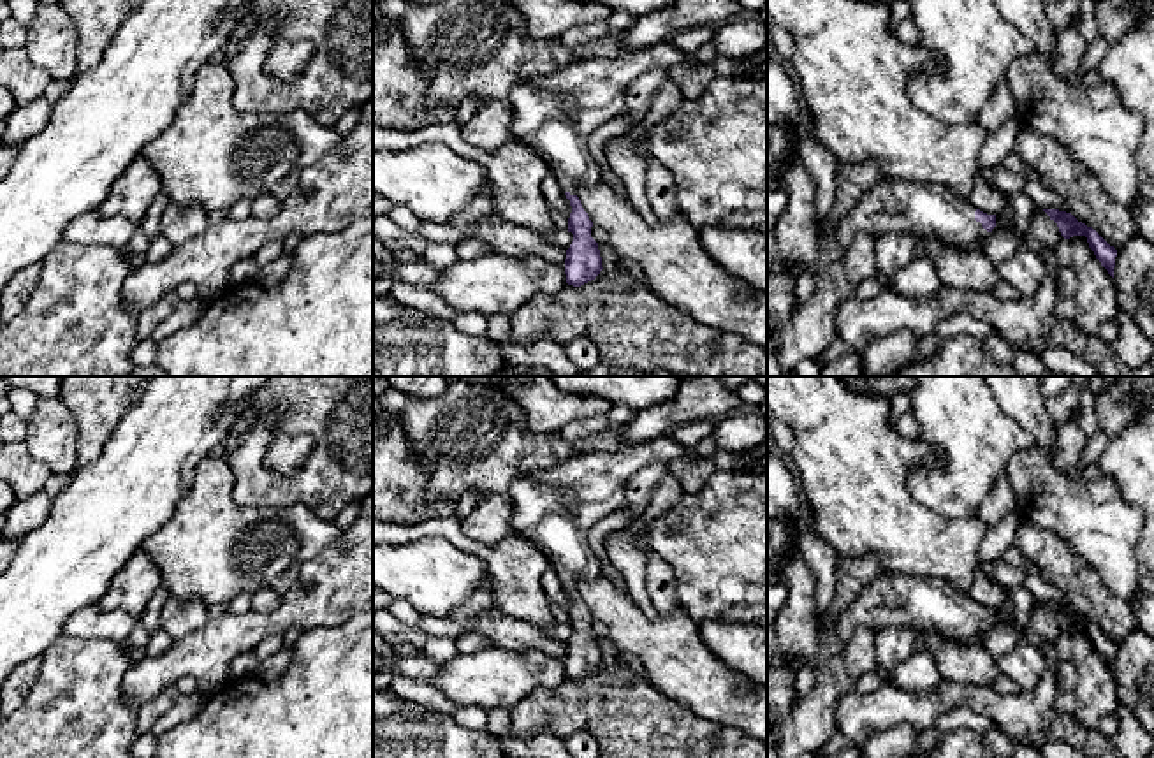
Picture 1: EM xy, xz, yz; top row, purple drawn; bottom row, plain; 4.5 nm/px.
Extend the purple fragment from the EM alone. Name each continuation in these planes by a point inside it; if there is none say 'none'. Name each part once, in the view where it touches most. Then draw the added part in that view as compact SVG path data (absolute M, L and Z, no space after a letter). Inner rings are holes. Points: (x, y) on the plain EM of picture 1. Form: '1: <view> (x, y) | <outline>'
1: yz (894, 598) | M887 572L860 591L834 626L841 645L860 626L873 631L890 626L909 626L915 631L936 630L962 642L989 630L975 614L975 605L946 580Z

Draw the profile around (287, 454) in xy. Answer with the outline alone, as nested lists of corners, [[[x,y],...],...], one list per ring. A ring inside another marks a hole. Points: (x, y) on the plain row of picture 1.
[[[274,433],[264,463],[273,473],[296,475],[308,461],[313,447],[315,440],[311,436],[287,436],[283,433]]]

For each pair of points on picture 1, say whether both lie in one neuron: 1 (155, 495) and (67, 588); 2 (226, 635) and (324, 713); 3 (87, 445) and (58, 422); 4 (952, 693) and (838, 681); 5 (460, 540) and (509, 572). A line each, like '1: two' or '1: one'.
1: one
2: two
3: two
4: two
5: one

